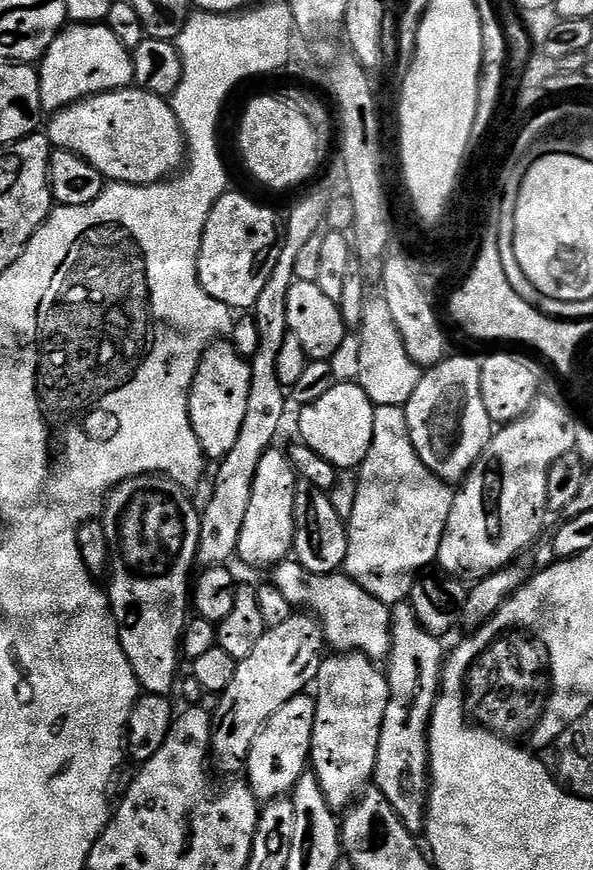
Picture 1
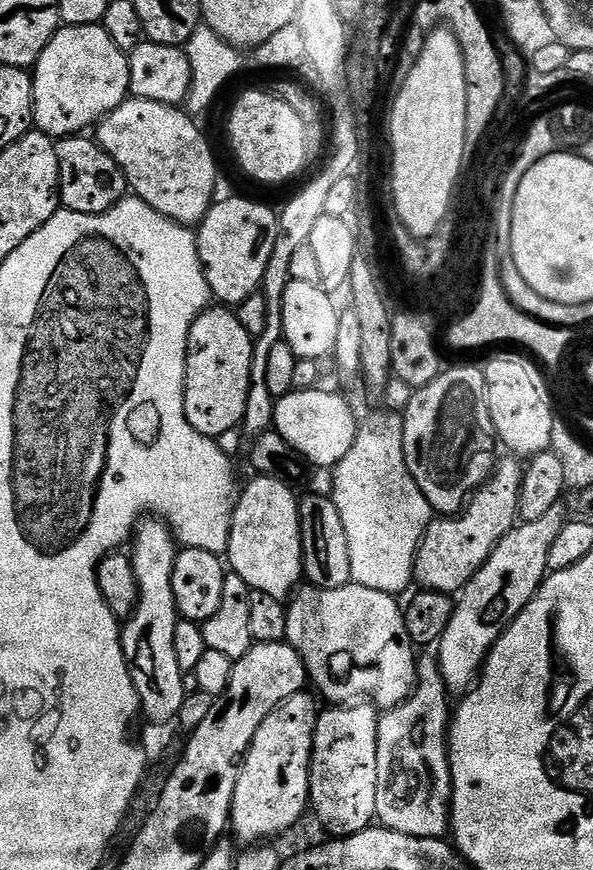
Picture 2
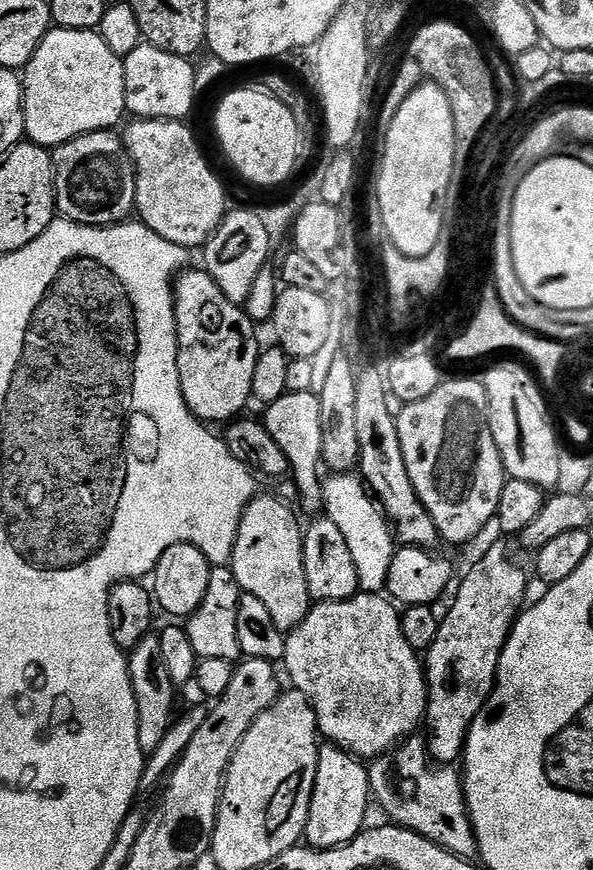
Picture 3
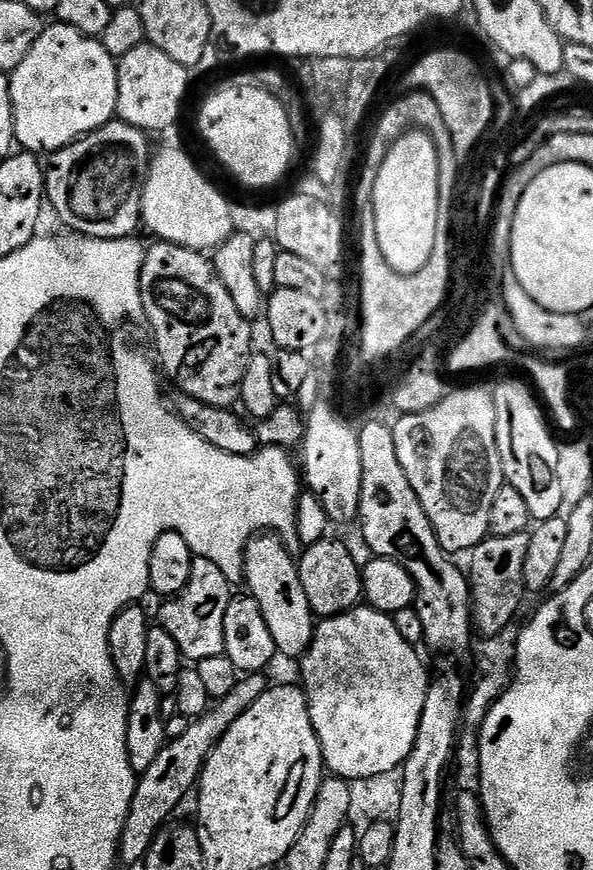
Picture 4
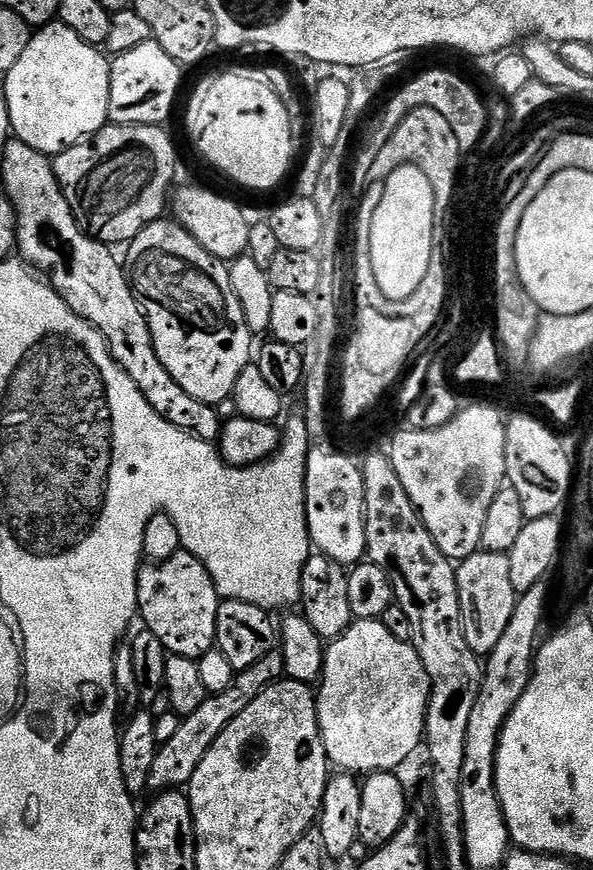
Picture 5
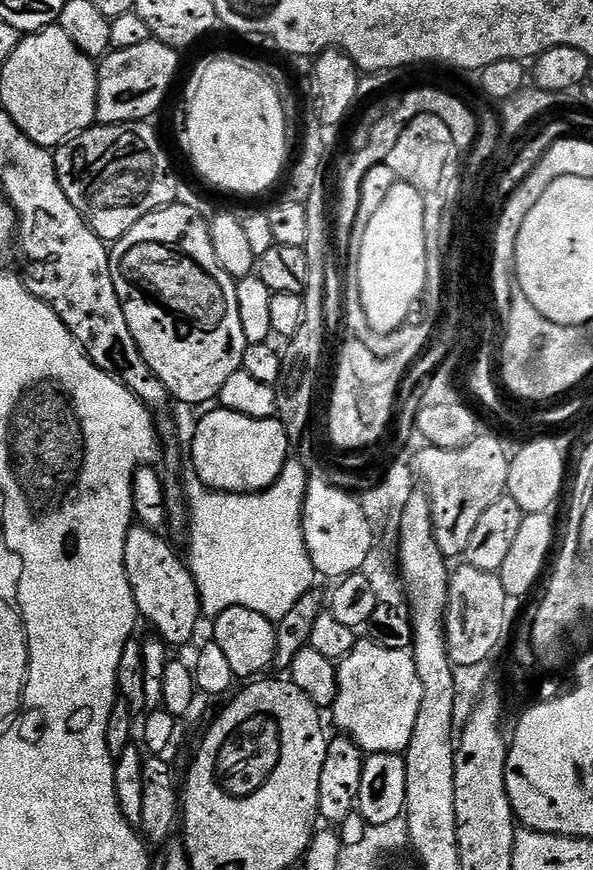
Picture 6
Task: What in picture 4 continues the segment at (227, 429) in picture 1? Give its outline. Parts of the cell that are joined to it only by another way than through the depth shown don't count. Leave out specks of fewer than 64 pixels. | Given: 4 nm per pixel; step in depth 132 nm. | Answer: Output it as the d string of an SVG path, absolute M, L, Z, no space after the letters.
M156 242L153 243L153 248L149 247L144 254L144 265L142 266L142 270L140 271L140 293L142 294L142 302L144 303L144 310L143 310L143 317L148 318L148 324L152 327L152 332L156 335L156 352L160 355L159 363L162 365L164 363L163 371L166 373L168 371L168 376L172 380L176 380L176 384L180 387L179 391L183 393L185 396L193 396L194 398L198 398L202 402L206 402L210 406L214 406L215 408L232 408L233 405L237 403L240 399L240 383L242 382L242 378L246 374L246 366L248 365L249 360L252 359L254 355L254 349L252 349L252 328L250 325L249 317L243 316L242 314L238 314L238 306L234 306L234 298L230 298L230 294L226 290L226 286L222 286L222 282L218 278L218 274L216 273L216 266L215 263L205 253L203 252L196 252L193 248L183 248L182 246L178 246L177 244L165 244L163 242Z

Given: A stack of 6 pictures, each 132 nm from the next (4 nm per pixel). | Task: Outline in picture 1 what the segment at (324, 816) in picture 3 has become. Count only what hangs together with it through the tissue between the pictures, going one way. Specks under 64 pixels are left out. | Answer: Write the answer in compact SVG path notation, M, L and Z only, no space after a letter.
M342 652L321 659L315 688L310 771L318 778L318 786L333 809L343 810L373 779L382 718L388 705L388 678L381 665L369 656L361 652Z

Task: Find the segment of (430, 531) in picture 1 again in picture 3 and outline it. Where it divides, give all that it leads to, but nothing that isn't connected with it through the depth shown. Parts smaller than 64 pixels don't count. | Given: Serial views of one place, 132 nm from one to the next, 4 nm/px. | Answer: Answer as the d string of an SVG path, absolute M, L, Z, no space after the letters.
M348 470L332 474L323 481L322 487L323 511L327 519L332 520L338 530L342 530L342 538L346 538L346 546L350 546L350 558L354 558L361 591L366 594L381 593L387 585L391 562L398 547L393 525L359 475Z

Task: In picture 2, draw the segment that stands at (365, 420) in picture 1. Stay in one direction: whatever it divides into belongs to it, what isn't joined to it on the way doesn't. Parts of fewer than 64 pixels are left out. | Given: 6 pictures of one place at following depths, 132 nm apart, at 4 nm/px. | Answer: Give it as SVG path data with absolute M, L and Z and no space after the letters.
M323 387L301 388L293 390L279 397L274 410L274 431L282 434L282 438L286 438L286 442L290 442L290 446L298 455L304 457L309 465L325 470L331 470L336 467L338 462L342 462L342 458L346 458L346 454L350 454L350 446L354 446L354 438L358 427L358 416L352 413L352 408L339 396L336 392L323 392Z

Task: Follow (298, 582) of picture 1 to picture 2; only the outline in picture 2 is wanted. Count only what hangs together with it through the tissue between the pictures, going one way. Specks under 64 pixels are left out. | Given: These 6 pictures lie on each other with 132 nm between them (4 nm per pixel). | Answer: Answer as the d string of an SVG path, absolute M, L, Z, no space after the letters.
M355 583L347 584L341 588L313 588L311 586L304 586L299 589L291 597L290 603L287 605L288 617L286 618L286 640L291 644L294 650L298 650L298 654L304 660L304 665L308 671L309 681L314 685L316 683L315 691L328 699L336 706L344 706L349 702L359 701L361 698L367 698L377 709L387 710L389 708L396 708L407 698L412 689L416 687L416 665L418 663L418 656L415 656L414 645L412 639L408 636L406 630L406 622L404 621L404 608L395 595L390 593L383 593L380 590L370 590L366 586Z

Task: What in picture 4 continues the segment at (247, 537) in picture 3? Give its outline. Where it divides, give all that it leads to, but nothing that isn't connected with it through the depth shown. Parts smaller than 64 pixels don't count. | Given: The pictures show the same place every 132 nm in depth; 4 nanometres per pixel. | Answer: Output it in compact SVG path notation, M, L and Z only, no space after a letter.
M261 534L252 537L244 551L244 578L248 584L247 595L252 596L262 609L262 618L266 618L266 626L274 637L277 653L283 656L303 657L312 645L312 635L316 633L317 621L310 610L310 601L306 598L306 590L302 590L300 565L297 557L291 556L289 545L276 534Z

